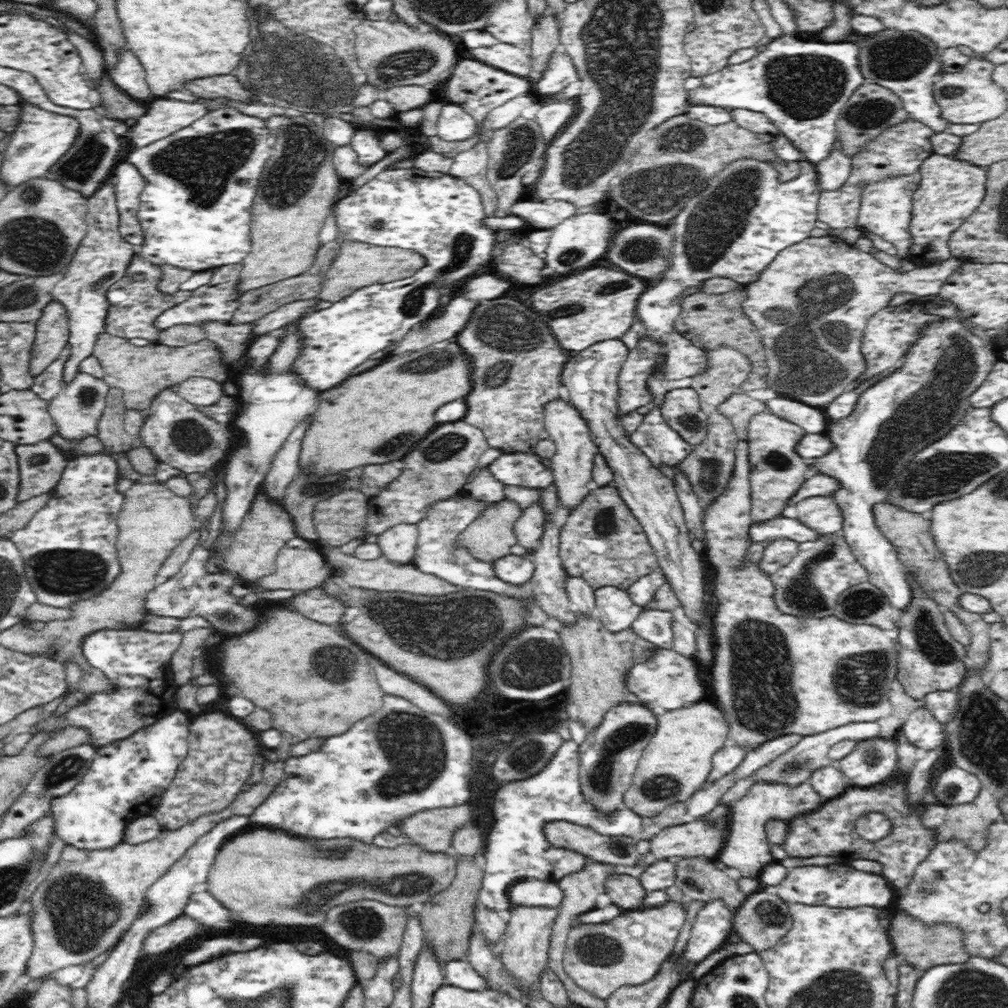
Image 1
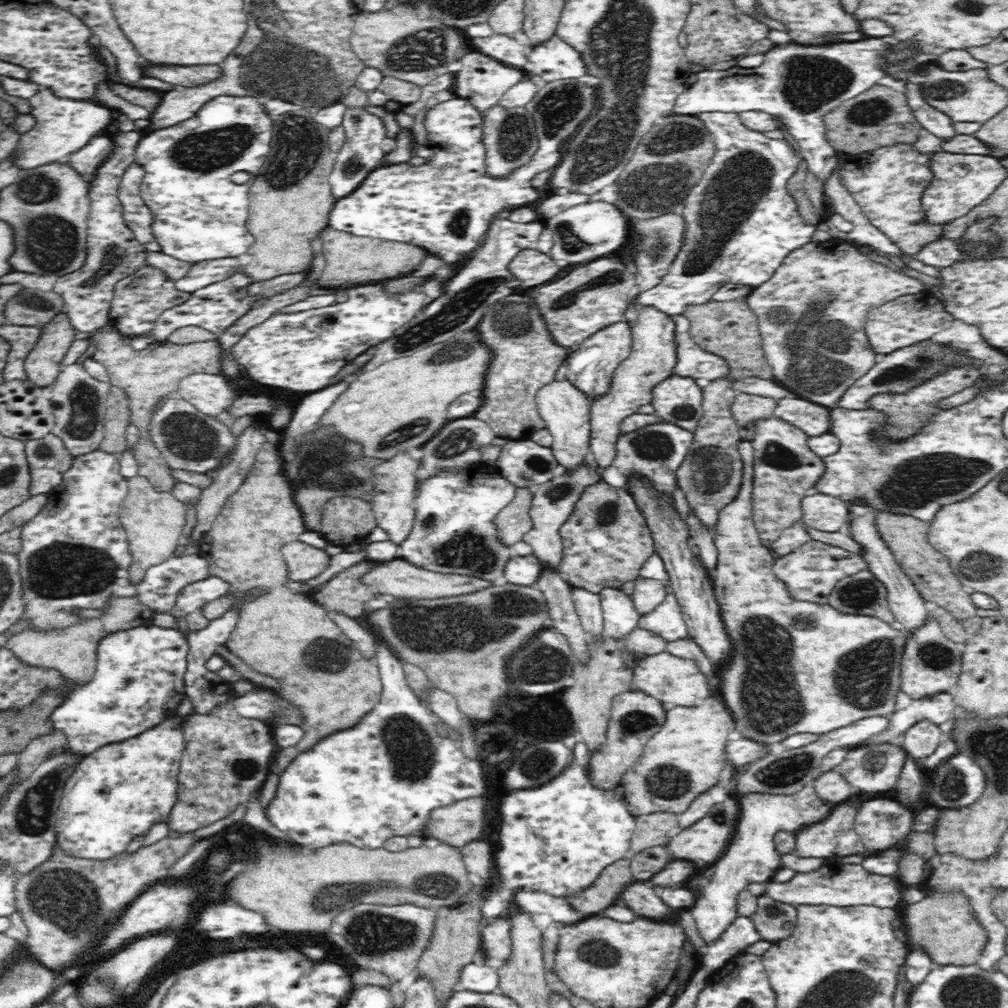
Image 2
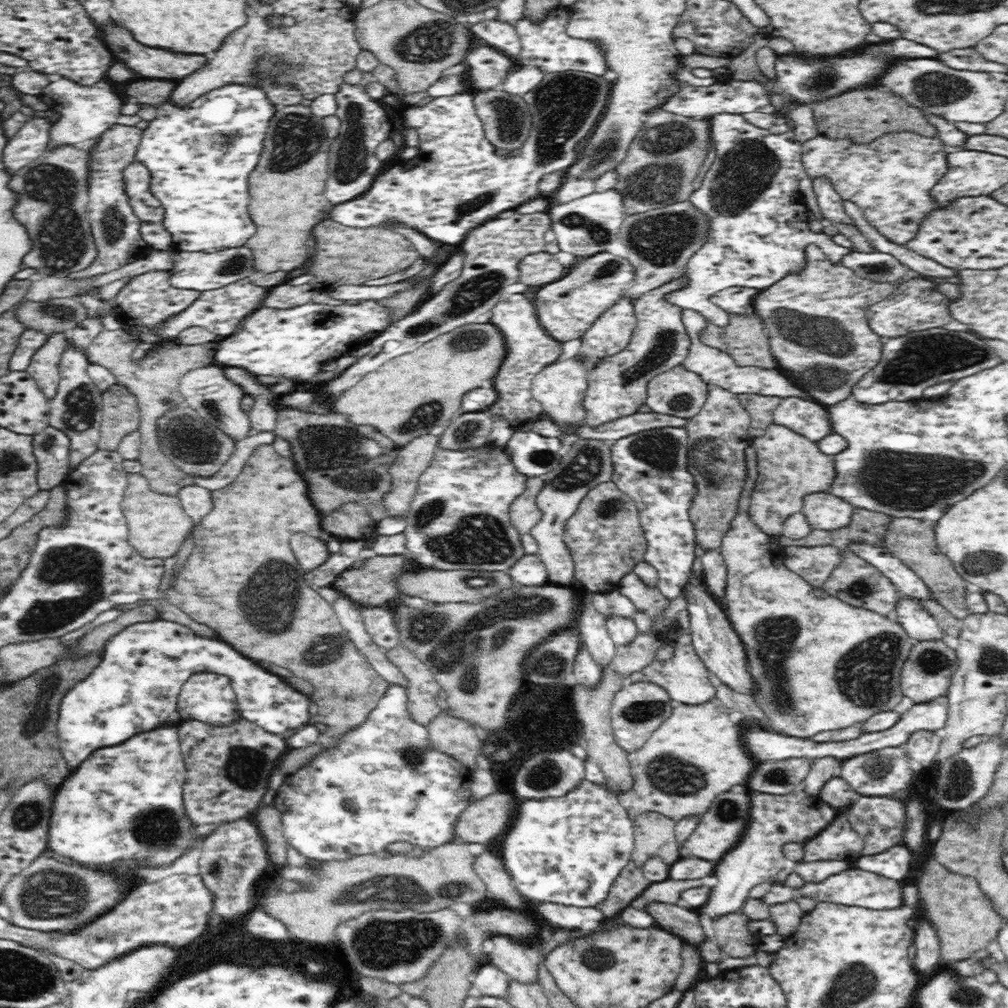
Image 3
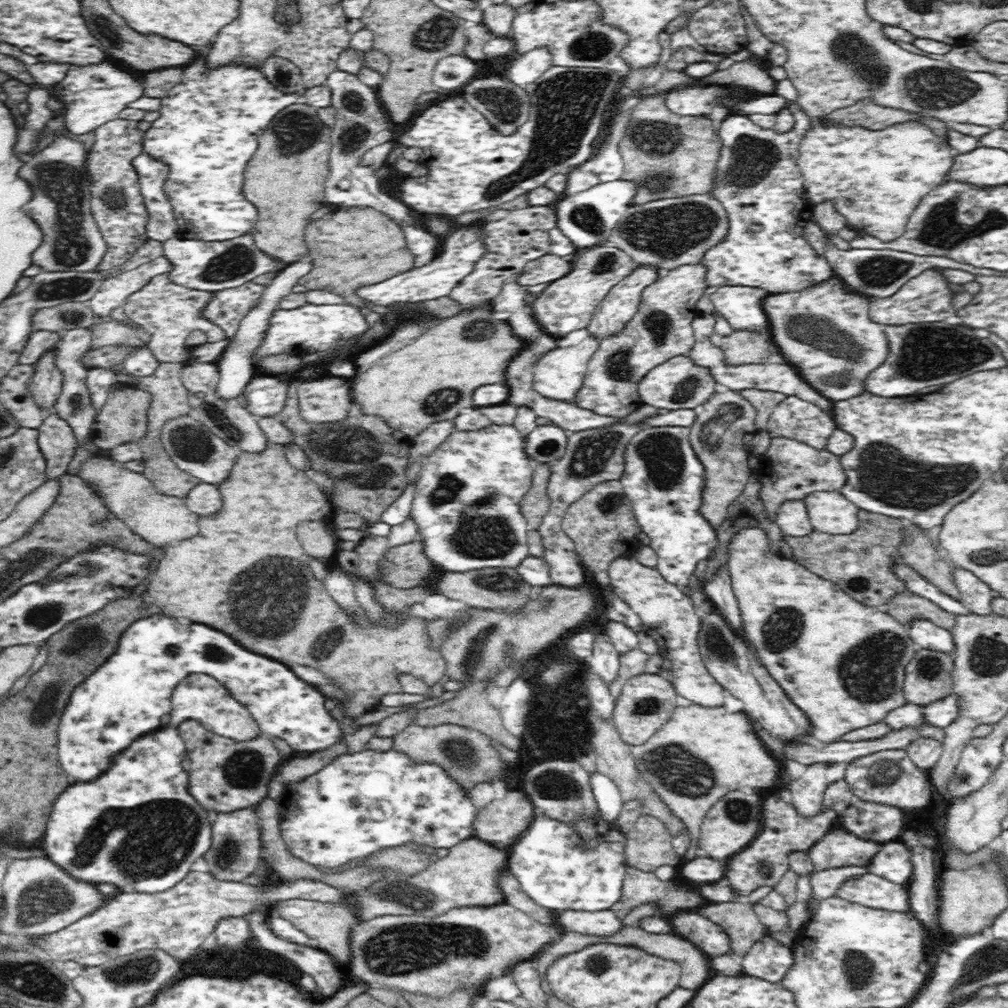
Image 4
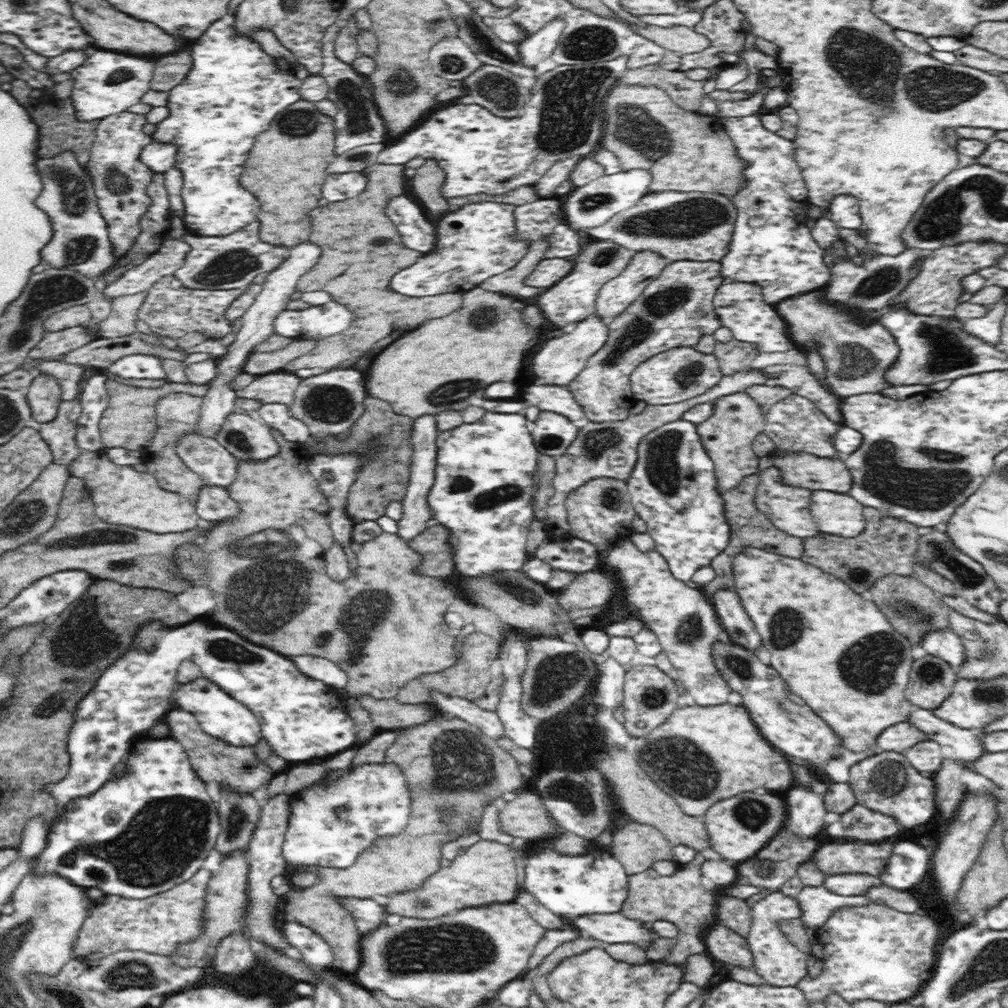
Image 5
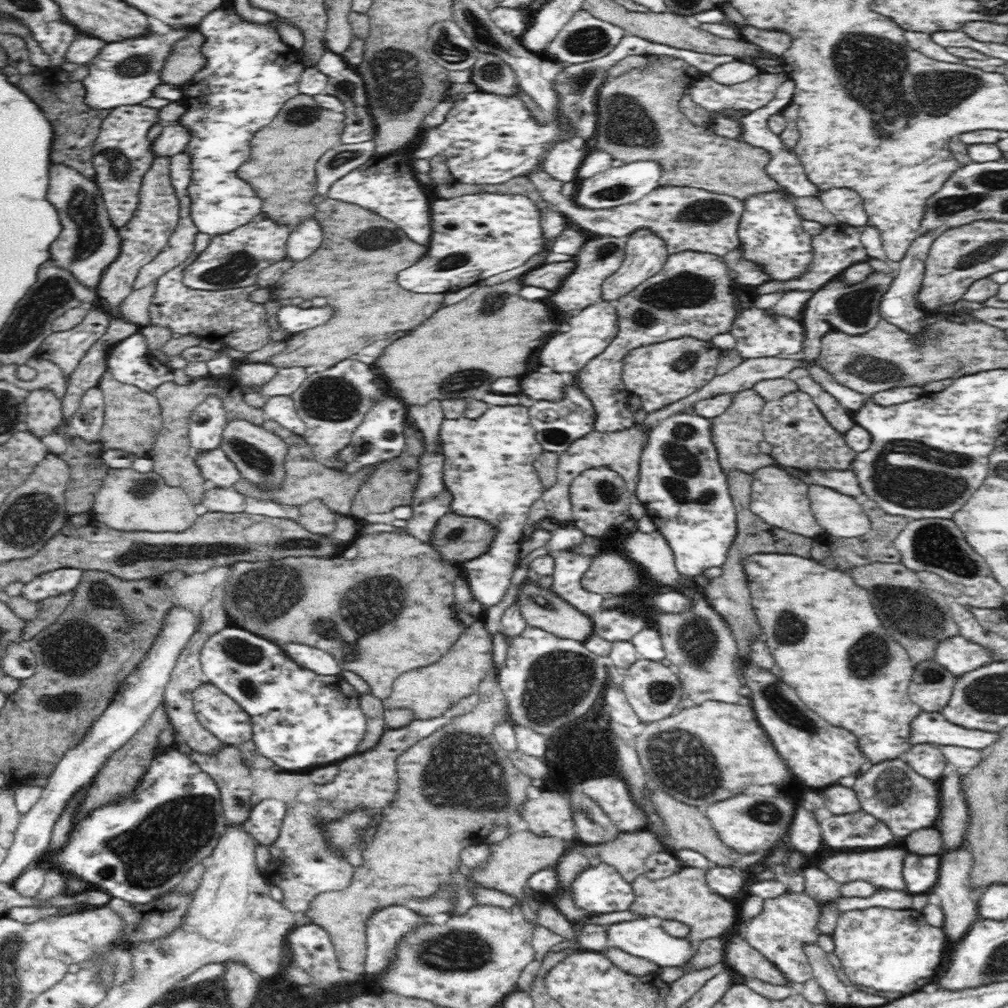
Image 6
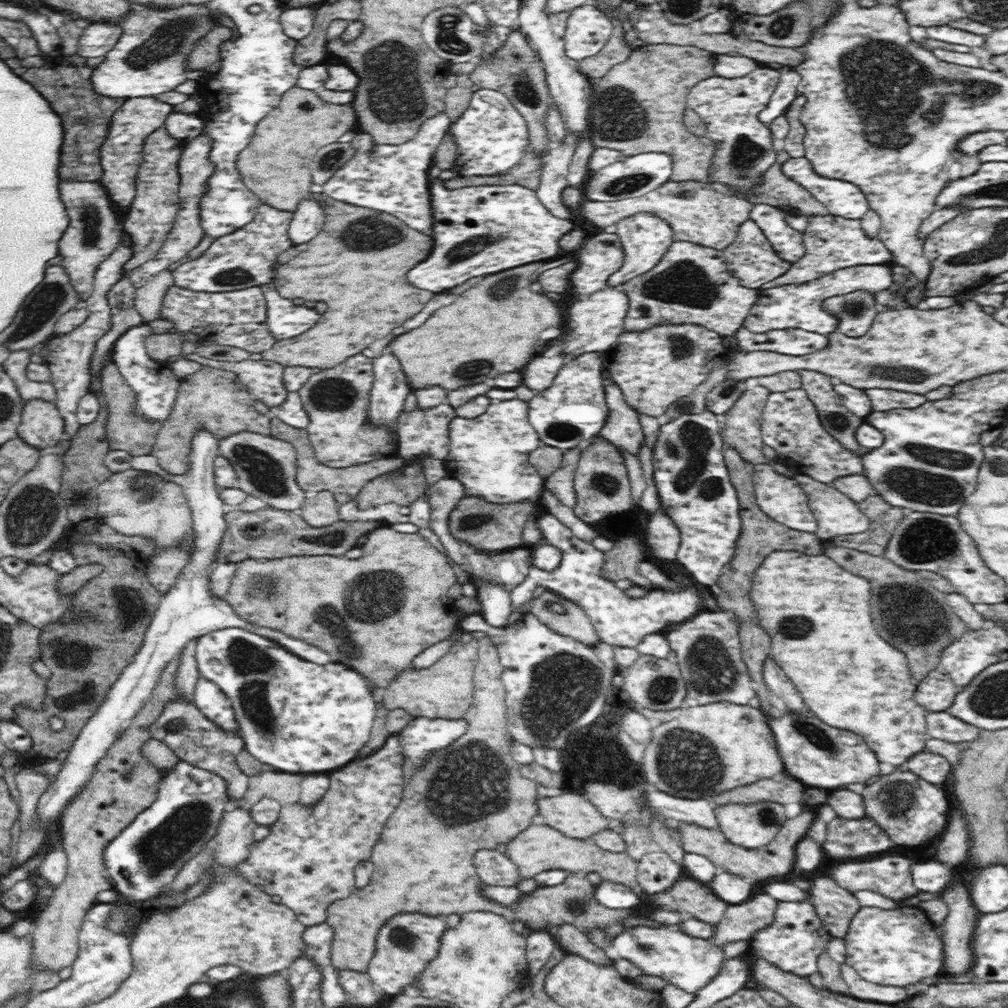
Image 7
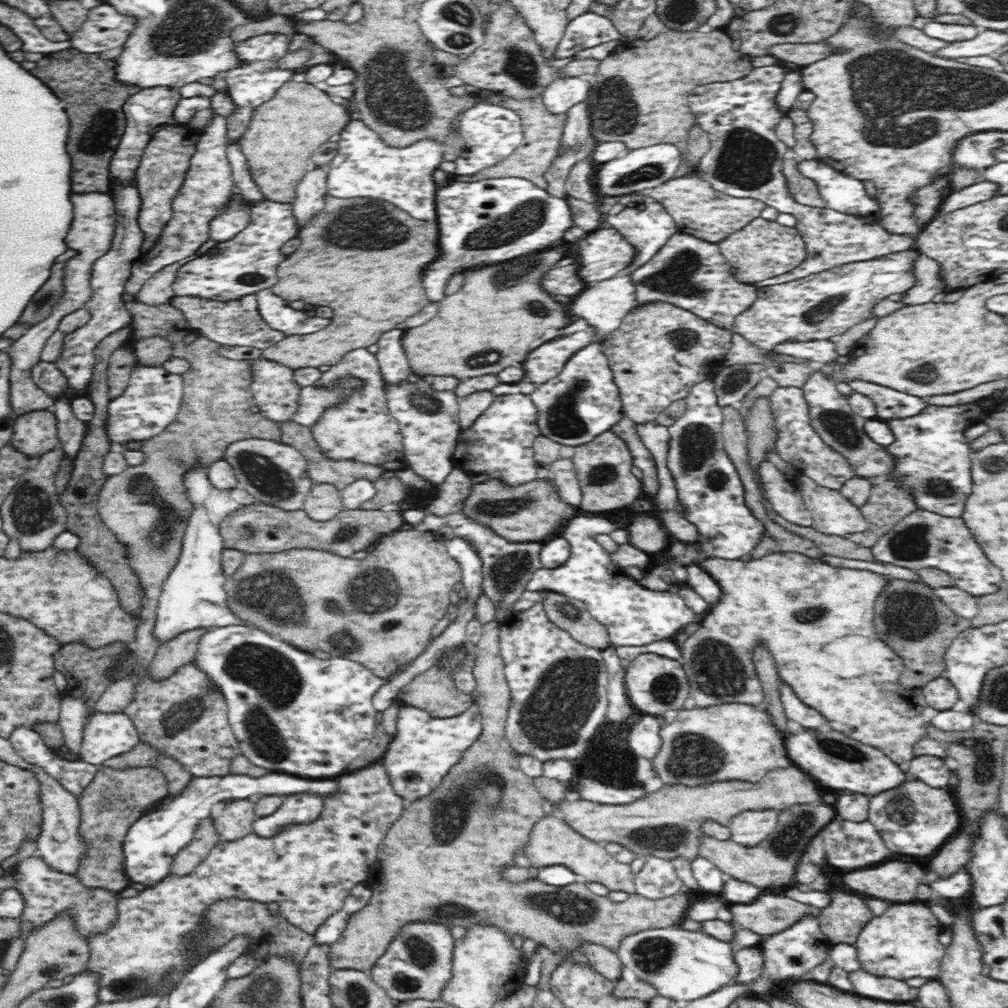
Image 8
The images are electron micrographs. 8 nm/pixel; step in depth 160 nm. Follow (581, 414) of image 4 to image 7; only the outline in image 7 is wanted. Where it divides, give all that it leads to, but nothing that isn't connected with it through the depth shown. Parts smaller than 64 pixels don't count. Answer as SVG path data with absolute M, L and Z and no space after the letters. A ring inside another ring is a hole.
M559 351L540 353L538 358L530 360L530 364L526 366L523 376L526 376L524 380L528 384L524 385L533 391L546 391L552 386L555 376L566 362L565 356L561 355Z

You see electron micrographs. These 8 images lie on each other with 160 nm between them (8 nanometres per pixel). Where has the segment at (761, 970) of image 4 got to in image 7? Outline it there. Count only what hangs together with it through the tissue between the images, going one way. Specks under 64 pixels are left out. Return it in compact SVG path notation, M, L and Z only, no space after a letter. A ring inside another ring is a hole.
M784 901L778 904L774 924L751 939L751 952L783 972L807 978L819 972L818 957L827 951L831 939L810 901Z

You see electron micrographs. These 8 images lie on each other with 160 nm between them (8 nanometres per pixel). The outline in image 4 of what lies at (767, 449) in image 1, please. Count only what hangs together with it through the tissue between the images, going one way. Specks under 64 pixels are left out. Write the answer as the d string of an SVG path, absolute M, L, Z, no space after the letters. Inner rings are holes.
M774 437L768 450L758 460L756 473L760 481L760 501L764 504L766 518L774 519L784 502L805 499L812 492L841 491L845 486L846 476L840 457L831 454L827 449L803 444L802 441Z

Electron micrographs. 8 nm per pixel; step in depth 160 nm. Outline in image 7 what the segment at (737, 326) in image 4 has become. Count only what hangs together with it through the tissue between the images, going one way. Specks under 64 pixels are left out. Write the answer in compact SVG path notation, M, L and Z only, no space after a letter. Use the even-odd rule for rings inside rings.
M742 326L734 336L740 350L770 351L790 356L812 354L829 344L829 338L824 333L808 332L799 328L774 329L764 334L754 334Z

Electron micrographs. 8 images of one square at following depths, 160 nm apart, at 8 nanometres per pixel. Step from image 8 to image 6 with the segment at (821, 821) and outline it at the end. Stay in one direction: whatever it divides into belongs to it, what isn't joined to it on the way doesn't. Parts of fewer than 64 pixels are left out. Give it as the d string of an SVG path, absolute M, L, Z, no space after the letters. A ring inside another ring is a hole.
M664 791L652 792L652 804L654 804L656 812L664 820L665 828L667 828L669 834L669 846L676 848L677 851L688 849L699 852L714 864L718 864L718 866L736 868L743 854L738 854L732 847L724 848L724 842L716 836L716 830L714 830L710 819L706 814L702 814L701 809L694 808L684 802L678 802L673 796Z

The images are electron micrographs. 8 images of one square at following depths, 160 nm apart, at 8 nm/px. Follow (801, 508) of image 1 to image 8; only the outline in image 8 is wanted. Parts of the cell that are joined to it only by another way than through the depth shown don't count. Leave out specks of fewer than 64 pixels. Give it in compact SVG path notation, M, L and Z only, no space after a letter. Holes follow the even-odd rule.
M798 476L804 505L812 515L811 526L818 532L855 537L868 528L868 521L862 511L851 504L840 491L820 487L811 479Z

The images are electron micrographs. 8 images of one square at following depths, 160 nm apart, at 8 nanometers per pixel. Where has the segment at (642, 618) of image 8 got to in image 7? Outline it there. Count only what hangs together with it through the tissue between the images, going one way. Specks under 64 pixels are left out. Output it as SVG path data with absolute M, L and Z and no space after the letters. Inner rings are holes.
M546 512L537 518L538 526L548 544L561 551L561 564L551 572L533 567L526 578L511 590L513 611L530 600L536 587L558 593L560 596L575 602L588 615L602 643L613 647L636 647L645 636L665 634L675 624L683 623L696 616L702 610L716 611L719 609L717 599L712 591L704 585L700 591L696 588L670 592L651 586L643 597L630 597L625 590L616 587L604 575L606 553L600 552L592 543L586 542L574 535L572 529Z

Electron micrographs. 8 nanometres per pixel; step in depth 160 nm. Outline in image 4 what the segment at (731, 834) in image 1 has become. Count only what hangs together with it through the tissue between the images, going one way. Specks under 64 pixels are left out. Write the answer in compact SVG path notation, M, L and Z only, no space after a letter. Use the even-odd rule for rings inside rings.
M769 795L765 800L762 800L762 827L761 831L743 851L736 853L735 856L728 862L728 870L726 870L726 878L732 884L734 895L748 896L760 886L775 887L784 876L784 873L789 870L788 855L791 852L807 852L812 845L815 845L828 831L831 830L836 818L839 819L840 814L836 814L832 809L824 809L821 813L817 813L813 817L805 817L801 814L795 805L785 801L780 796Z

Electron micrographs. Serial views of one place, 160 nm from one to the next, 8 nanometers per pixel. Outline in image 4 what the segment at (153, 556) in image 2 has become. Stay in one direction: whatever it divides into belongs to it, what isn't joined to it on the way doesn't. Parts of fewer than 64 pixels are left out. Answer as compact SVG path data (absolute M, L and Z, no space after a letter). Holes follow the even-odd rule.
M92 455L80 466L77 475L86 481L99 498L103 498L107 507L134 534L140 535L150 546L165 548L173 542L196 536L199 531L198 516L186 507L184 499L156 492L146 475L132 472L118 461L98 459Z

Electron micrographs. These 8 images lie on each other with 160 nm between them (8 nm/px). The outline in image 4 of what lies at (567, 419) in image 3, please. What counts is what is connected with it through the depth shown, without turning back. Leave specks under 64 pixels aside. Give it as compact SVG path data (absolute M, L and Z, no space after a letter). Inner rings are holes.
M587 335L582 341L576 345L556 346L548 351L546 356L542 356L535 366L535 374L533 375L533 388L538 395L545 396L548 399L557 399L558 402L572 402L575 400L575 394L580 390L583 383L587 364L592 358L592 354L599 347L599 339Z

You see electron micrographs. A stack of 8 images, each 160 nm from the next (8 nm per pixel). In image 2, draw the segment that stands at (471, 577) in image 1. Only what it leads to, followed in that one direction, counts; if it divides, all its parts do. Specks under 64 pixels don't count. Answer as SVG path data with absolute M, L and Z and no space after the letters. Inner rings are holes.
M478 462L464 469L443 469L436 475L430 476L430 478L419 480L418 487L419 493L415 501L415 516L412 524L412 530L408 532L406 538L404 538L399 545L399 558L406 560L413 566L431 572L472 576L489 580L489 582L492 582L493 580L496 580L496 578L500 578L500 576L505 575L506 566L509 564L510 560L516 556L516 554L512 547L504 544L499 539L499 530L497 529L497 524L494 522L494 519L497 517L497 514L515 498L516 490L518 490L518 488L500 475L500 473L497 472L496 466L490 467L488 465L484 465L482 462Z

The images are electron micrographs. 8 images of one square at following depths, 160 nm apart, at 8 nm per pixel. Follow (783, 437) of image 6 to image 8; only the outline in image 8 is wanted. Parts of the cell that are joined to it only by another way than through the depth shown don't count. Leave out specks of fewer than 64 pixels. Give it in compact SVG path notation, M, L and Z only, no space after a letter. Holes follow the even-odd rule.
M780 386L769 396L778 427L776 452L780 458L795 467L797 474L811 479L818 486L841 491L847 480L854 477L849 463L832 448L828 447L812 429L809 420L808 405L803 390L796 386Z

